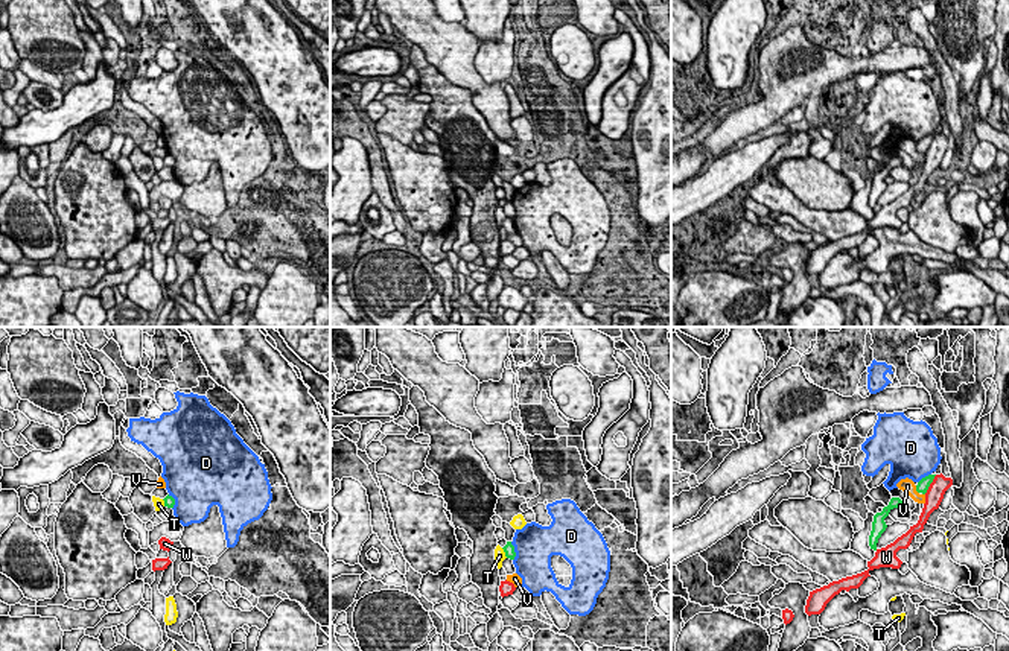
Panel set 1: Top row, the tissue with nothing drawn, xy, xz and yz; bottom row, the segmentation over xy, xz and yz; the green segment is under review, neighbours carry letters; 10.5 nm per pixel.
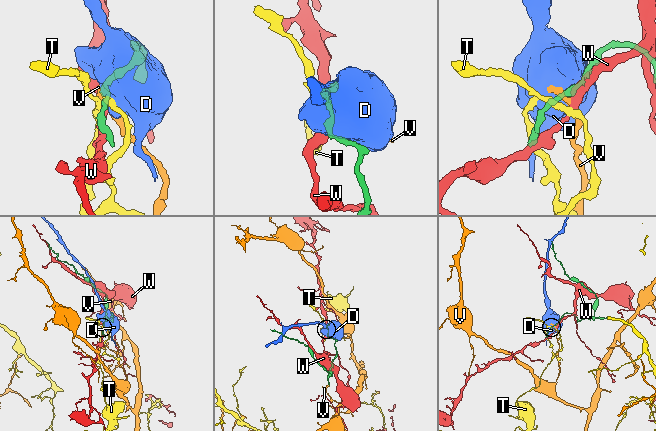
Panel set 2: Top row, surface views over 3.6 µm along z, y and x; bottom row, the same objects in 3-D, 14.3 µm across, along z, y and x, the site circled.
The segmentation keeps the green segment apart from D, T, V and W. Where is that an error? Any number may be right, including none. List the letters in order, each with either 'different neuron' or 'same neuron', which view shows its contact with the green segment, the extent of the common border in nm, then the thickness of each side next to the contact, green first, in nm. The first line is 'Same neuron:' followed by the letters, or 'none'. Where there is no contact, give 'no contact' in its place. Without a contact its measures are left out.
Same neuron: none
D: different neuron; meets green in xz; contact 220 nm long; 120 nm thick on the green side, 440 nm on the other
T: different neuron; meets green in xz; contact 130 nm long; 120 nm thick on the green side, 130 nm on the other
V: different neuron; meets green in yz; contact 100 nm long; 130 nm thick on the green side, 160 nm on the other
W: different neuron; meets green in yz; contact 240 nm long; 130 nm thick on the green side, 190 nm on the other

